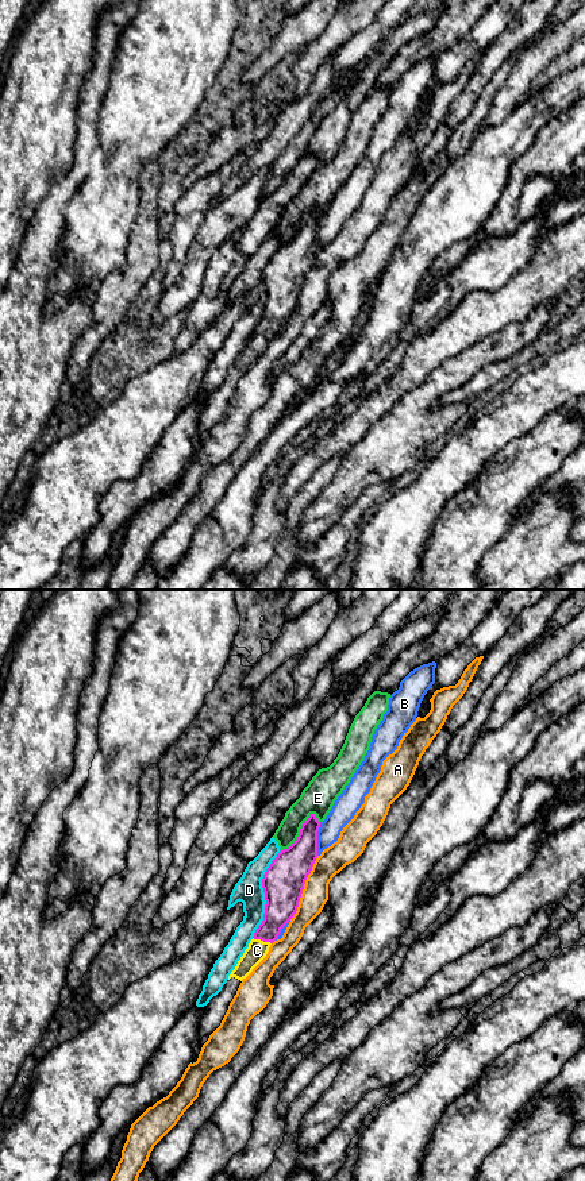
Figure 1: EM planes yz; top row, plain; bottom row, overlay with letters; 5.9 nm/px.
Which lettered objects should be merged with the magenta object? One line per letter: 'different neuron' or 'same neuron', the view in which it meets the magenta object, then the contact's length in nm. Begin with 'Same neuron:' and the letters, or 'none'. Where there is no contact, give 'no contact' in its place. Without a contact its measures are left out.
Same neuron: C
A: different neuron; meets magenta in yz; contact 420 nm long
B: different neuron; meets magenta in yz; contact 200 nm long
C: same neuron; meets magenta in yz; contact 120 nm long
D: different neuron; meets magenta in yz; contact 550 nm long
E: different neuron; meets magenta in yz; contact 320 nm long

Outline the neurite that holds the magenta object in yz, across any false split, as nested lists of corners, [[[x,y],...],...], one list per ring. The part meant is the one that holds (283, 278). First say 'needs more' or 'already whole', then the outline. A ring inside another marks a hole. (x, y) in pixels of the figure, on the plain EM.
needs more | [[[311,209],[301,220],[297,235],[288,244],[281,246],[266,265],[262,274],[266,296],[263,316],[222,386],[207,400],[199,421],[200,437],[195,443],[192,459],[197,456],[209,431],[220,421],[242,375],[266,352],[281,324],[296,309],[305,275],[317,254],[319,223],[320,217],[315,209]]]

